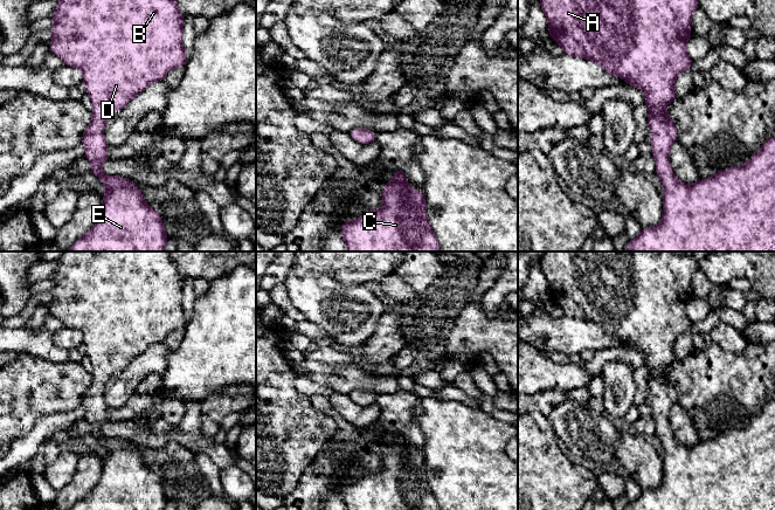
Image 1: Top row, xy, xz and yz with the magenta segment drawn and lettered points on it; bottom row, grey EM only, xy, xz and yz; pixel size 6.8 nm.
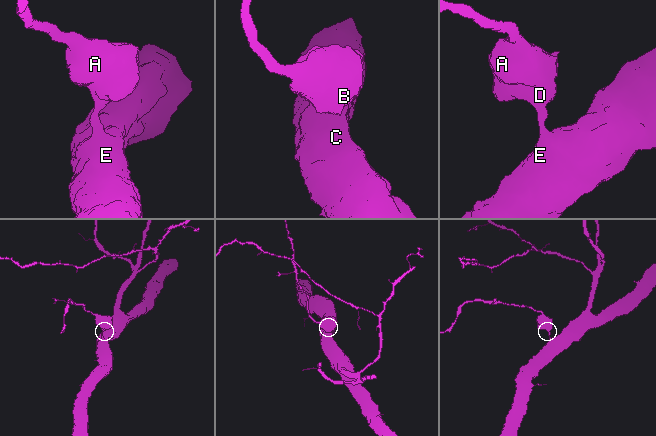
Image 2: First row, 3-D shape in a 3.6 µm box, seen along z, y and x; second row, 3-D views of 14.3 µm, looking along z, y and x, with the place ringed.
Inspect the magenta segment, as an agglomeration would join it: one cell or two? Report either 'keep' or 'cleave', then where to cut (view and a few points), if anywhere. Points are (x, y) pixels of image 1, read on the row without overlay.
keep | no cut

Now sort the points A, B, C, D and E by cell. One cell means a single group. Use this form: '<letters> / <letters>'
A B C D E

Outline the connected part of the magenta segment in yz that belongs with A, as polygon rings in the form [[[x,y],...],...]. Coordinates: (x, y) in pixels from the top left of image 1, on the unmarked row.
[[[545,251],[540,268],[548,282],[548,298],[562,309],[565,316],[595,323],[610,337],[622,339],[629,347],[641,351],[645,356],[644,365],[651,371],[648,375],[648,386],[652,393],[650,406],[652,408],[652,419],[657,423],[656,436],[660,440],[665,452],[663,457],[663,481],[657,489],[642,490],[641,497],[629,502],[627,510],[775,510],[775,399],[767,401],[763,408],[745,427],[719,432],[713,439],[700,441],[690,448],[680,444],[674,439],[669,426],[669,413],[677,401],[677,392],[672,380],[667,377],[665,366],[677,363],[674,343],[679,336],[688,331],[693,325],[693,322],[686,315],[685,308],[691,301],[690,287],[696,271],[699,269],[698,261],[692,256],[676,255],[671,251]]]

